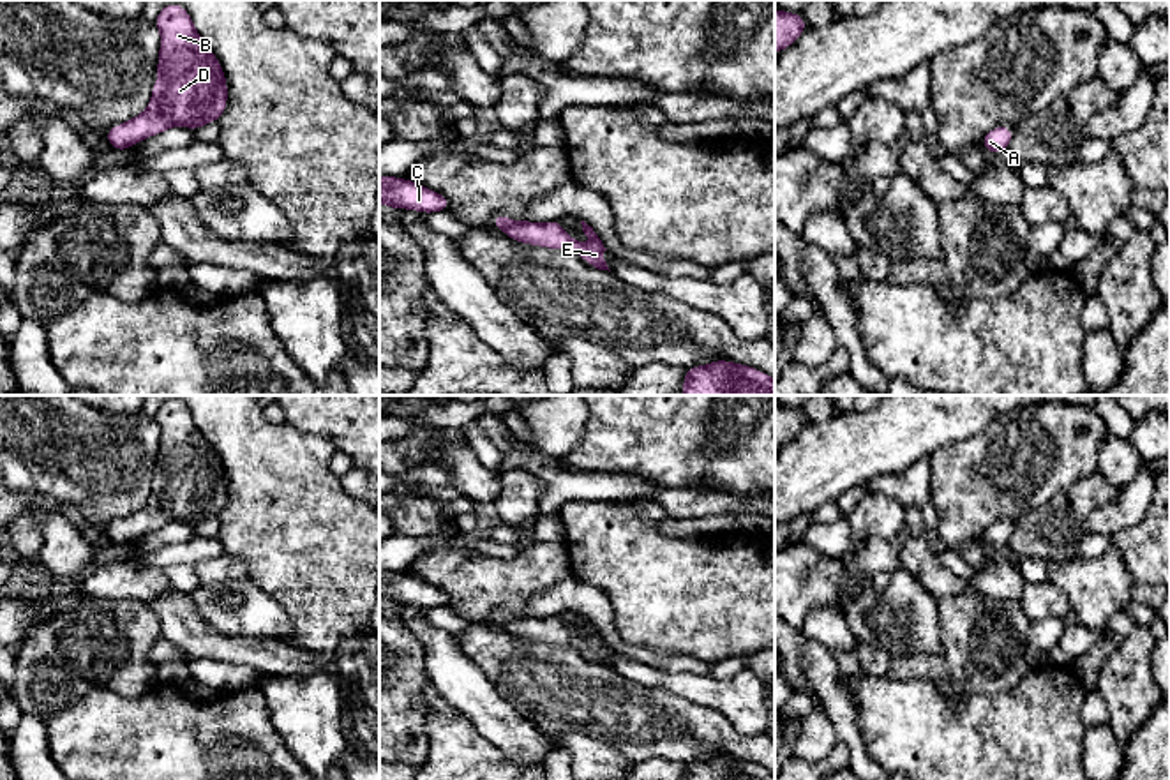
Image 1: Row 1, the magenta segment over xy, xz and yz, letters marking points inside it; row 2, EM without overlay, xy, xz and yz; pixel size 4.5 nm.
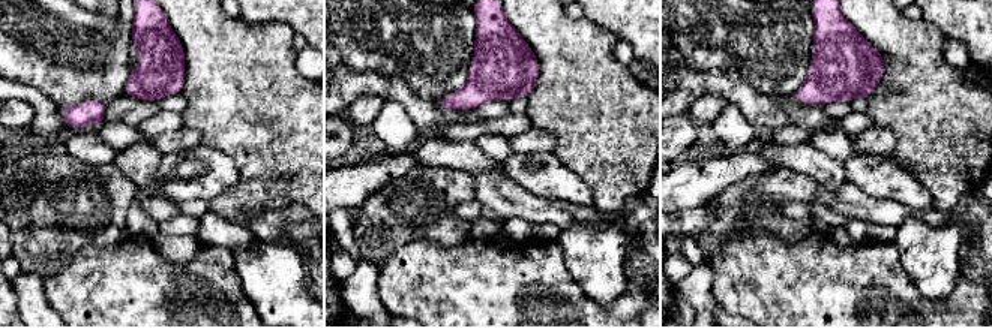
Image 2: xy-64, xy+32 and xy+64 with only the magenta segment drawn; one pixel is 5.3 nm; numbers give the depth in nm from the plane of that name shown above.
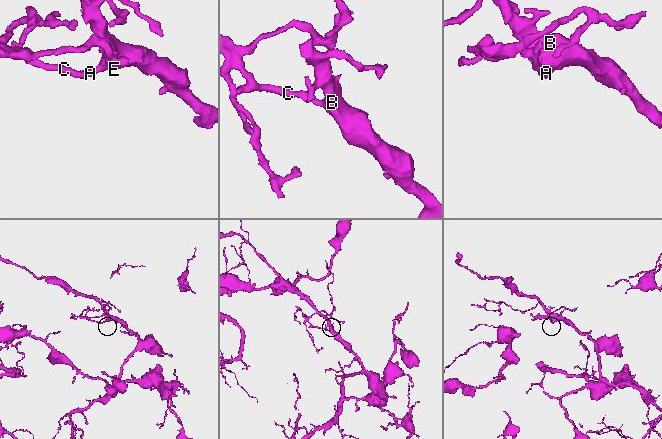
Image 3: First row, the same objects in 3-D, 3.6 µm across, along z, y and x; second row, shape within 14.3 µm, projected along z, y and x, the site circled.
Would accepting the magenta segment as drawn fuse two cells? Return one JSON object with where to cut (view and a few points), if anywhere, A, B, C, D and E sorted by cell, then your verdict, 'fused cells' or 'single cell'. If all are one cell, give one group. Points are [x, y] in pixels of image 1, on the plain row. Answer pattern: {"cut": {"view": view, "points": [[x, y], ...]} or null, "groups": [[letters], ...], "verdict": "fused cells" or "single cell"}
{"cut": null, "groups": [["A", "B", "C", "D", "E"]], "verdict": "single cell"}

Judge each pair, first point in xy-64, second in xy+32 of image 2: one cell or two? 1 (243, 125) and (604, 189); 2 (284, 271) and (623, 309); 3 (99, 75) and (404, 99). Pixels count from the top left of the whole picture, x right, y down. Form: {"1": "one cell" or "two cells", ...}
{"1": "one cell", "2": "two cells", "3": "two cells"}

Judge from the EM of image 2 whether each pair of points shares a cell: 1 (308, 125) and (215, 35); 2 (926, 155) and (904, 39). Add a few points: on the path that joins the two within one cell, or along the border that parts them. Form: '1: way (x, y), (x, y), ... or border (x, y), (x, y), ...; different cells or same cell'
1: way (285, 105), (237, 57); same cell
2: way (926, 126), (926, 104), (920, 98), (916, 68); same cell

